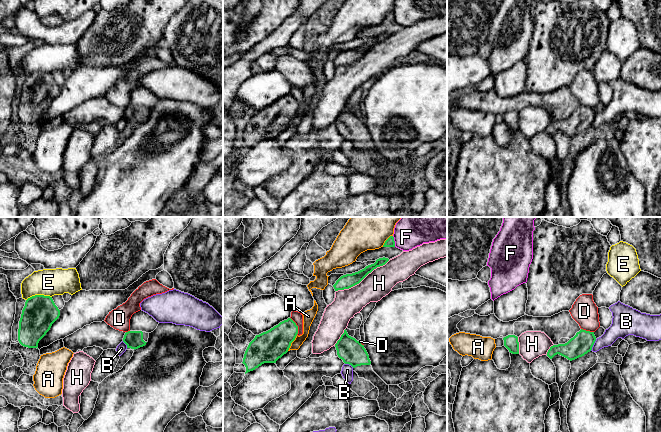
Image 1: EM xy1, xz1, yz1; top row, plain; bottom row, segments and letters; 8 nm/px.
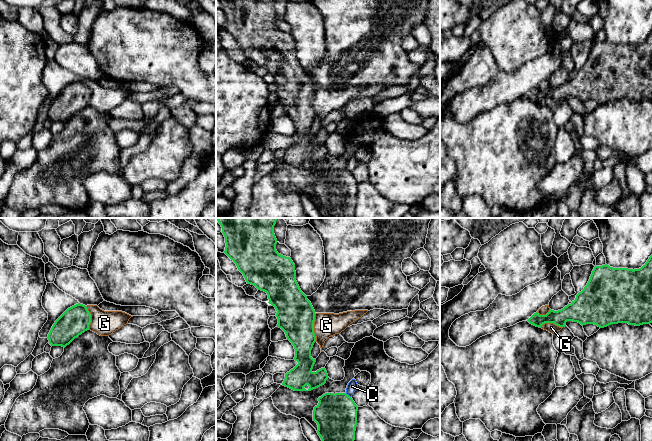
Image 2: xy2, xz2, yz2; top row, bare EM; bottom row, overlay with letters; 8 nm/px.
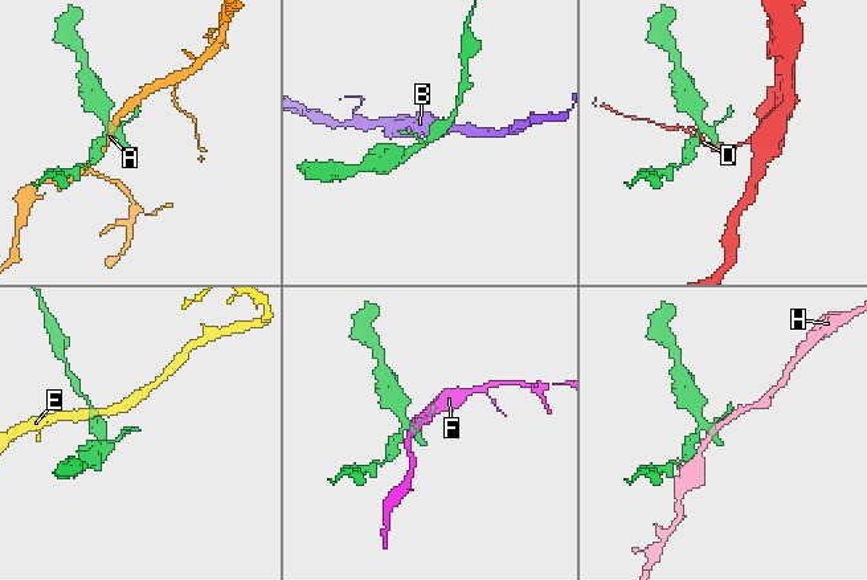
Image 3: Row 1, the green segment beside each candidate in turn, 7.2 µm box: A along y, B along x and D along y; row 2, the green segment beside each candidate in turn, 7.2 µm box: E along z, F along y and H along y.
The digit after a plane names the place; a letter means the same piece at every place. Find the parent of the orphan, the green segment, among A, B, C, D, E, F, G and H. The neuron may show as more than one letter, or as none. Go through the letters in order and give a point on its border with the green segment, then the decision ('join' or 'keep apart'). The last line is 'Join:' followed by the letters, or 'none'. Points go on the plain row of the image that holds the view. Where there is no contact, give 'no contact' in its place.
A: contact xz1 (291, 118); keep apart
B: contact yz1 (593, 120); keep apart
C: contact xz2 (348, 171); keep apart
D: contact xz1 (297, 102); keep apart
E: contact xy1 (38, 71); keep apart
F: contact xz1 (394, 17); keep apart
G: contact xz2 (313, 103); keep apart
H: contact xz1 (362, 55); keep apart
Join: none

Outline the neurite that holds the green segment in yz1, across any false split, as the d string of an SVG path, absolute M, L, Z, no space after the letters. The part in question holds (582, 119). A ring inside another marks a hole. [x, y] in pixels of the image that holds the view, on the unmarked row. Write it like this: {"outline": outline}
{"outline": "M581 105L567 119L551 122L547 132L552 135L555 131L559 130L572 137L590 128L595 117L594 108Z"}

